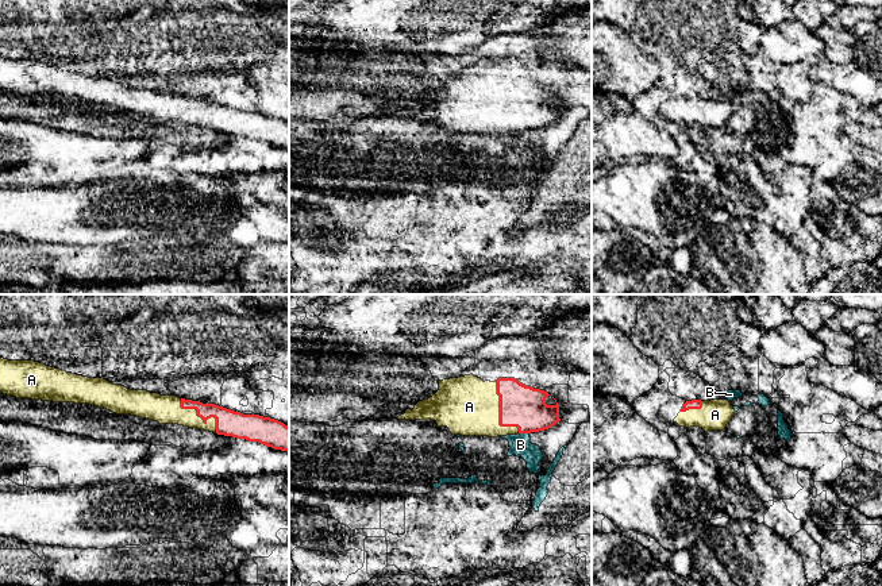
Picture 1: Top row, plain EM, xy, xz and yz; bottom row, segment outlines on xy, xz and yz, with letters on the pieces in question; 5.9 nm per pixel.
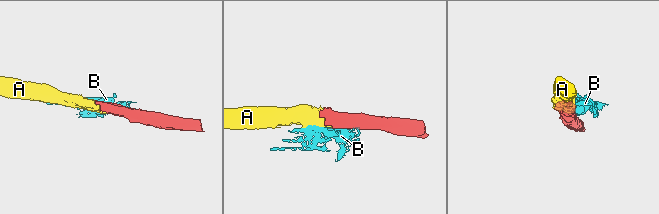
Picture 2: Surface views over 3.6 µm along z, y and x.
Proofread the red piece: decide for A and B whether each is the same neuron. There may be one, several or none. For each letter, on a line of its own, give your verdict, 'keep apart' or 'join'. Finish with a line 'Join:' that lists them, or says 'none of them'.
A: join
B: keep apart
Join: A

